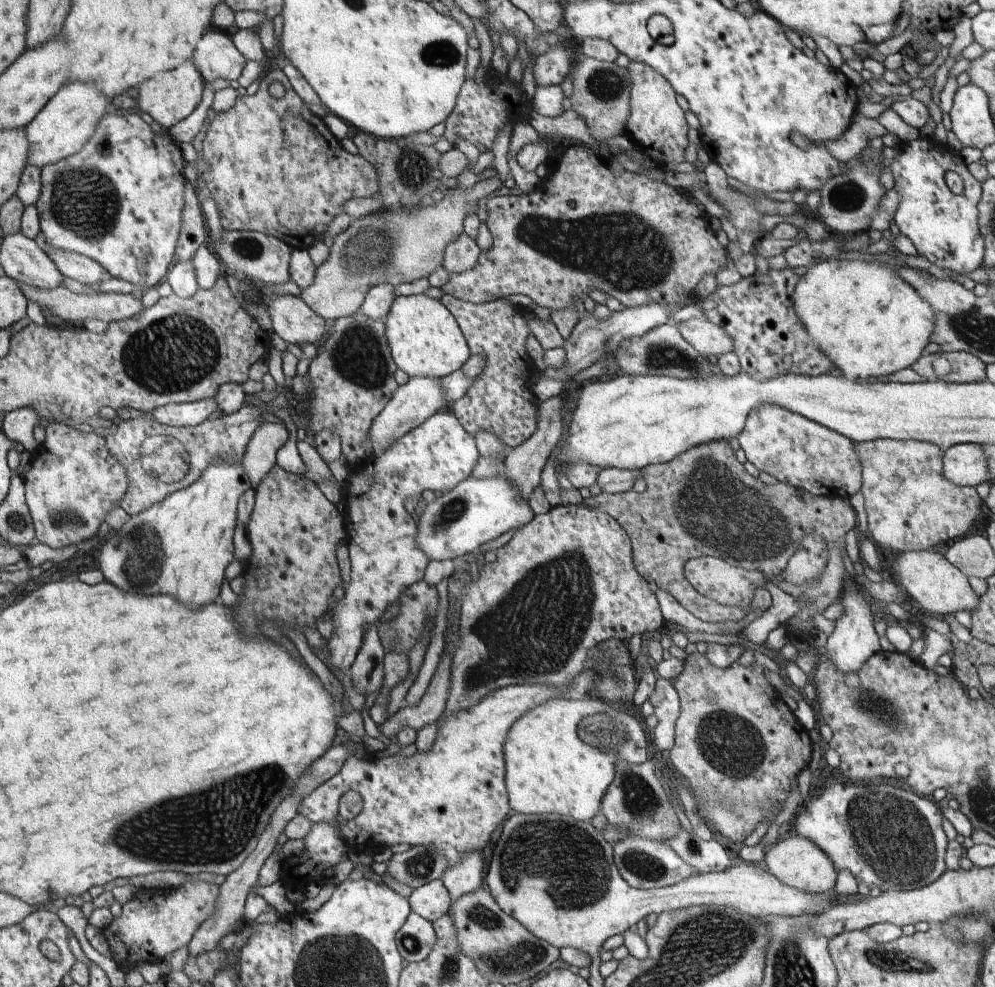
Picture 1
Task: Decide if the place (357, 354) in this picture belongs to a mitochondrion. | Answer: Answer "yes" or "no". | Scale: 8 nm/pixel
yes

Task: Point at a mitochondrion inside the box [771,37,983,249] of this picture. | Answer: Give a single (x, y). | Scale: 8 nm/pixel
(850, 195)

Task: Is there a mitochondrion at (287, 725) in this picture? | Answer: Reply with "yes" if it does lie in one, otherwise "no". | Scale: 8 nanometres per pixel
no

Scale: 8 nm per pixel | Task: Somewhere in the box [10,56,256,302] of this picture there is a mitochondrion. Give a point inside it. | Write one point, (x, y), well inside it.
(83, 201)

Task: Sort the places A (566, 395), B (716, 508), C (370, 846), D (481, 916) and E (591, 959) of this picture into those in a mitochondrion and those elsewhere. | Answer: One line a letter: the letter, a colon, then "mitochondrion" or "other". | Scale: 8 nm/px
A: other
B: mitochondrion
C: other
D: mitochondrion
E: other

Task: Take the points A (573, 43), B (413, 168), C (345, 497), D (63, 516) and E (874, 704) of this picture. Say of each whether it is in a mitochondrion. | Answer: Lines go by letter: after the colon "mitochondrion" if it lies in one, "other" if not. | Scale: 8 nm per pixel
A: other
B: mitochondrion
C: other
D: mitochondrion
E: mitochondrion

